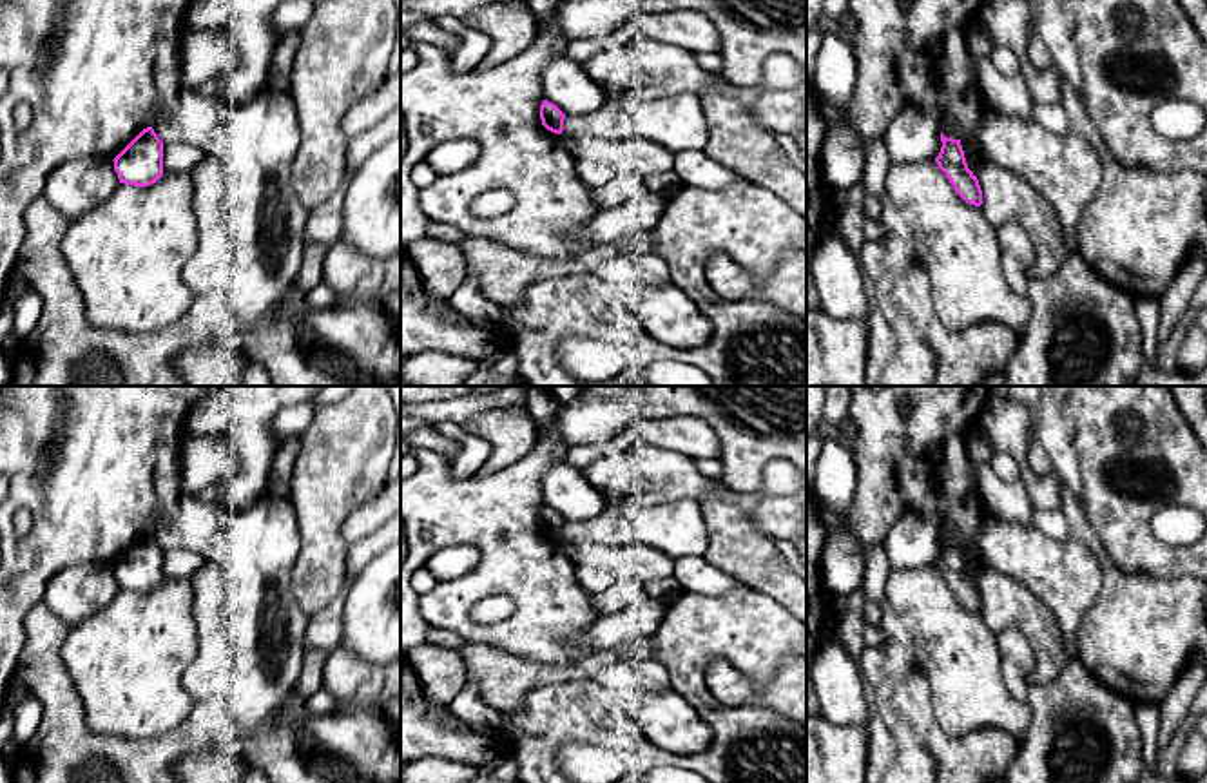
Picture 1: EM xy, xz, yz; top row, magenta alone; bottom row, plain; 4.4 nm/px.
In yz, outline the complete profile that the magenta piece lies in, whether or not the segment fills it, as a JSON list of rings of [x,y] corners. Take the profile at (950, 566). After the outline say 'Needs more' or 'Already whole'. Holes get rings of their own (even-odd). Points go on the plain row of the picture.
[[[941,538],[941,558],[935,564],[939,575],[946,580],[955,598],[970,611],[982,611],[982,596],[977,582],[968,575],[961,546],[946,544]]]. Already whole

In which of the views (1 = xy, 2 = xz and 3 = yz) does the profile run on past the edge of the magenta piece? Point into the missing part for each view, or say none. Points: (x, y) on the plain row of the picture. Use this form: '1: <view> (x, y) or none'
1: none
2: none
3: none

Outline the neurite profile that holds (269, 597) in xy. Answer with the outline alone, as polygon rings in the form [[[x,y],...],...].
[[[254,587],[254,594],[257,596],[261,609],[274,607],[275,611],[279,611],[281,607],[279,587]]]

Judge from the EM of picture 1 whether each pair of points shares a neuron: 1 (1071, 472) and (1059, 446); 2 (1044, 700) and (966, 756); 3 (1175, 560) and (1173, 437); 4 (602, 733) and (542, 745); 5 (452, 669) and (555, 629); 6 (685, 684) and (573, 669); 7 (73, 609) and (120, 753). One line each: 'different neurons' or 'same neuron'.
1: same neuron
2: different neurons
3: same neuron
4: same neuron
5: different neurons
6: different neurons
7: different neurons

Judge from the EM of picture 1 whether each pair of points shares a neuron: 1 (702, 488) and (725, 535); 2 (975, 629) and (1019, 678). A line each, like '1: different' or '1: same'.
1: different
2: different

